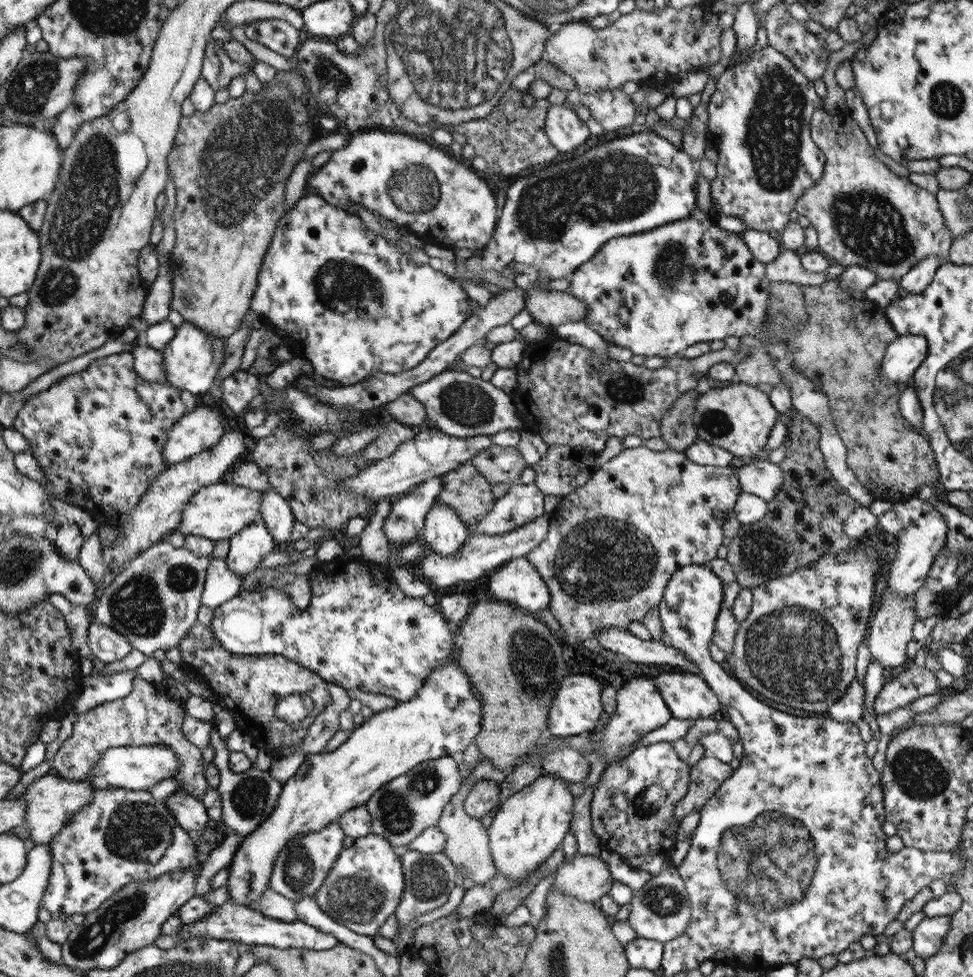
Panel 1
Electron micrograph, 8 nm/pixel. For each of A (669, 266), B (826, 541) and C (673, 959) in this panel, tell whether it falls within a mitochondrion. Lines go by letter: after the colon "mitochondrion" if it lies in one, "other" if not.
A: mitochondrion
B: other
C: other

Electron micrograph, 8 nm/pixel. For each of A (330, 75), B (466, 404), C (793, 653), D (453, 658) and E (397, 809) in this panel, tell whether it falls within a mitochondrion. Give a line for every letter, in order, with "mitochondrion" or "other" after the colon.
A: mitochondrion
B: mitochondrion
C: mitochondrion
D: other
E: mitochondrion

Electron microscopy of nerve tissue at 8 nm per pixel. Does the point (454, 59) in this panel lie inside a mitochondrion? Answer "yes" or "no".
yes

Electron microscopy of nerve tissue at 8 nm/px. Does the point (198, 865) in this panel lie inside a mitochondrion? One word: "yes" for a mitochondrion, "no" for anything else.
no

